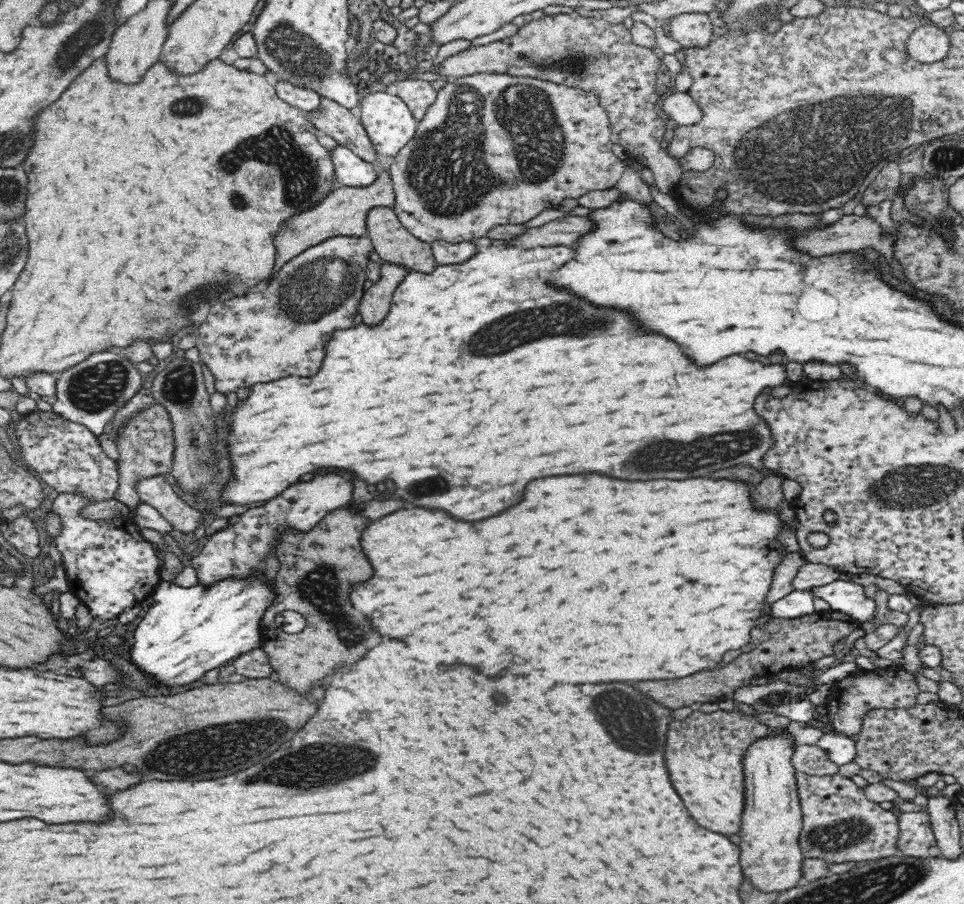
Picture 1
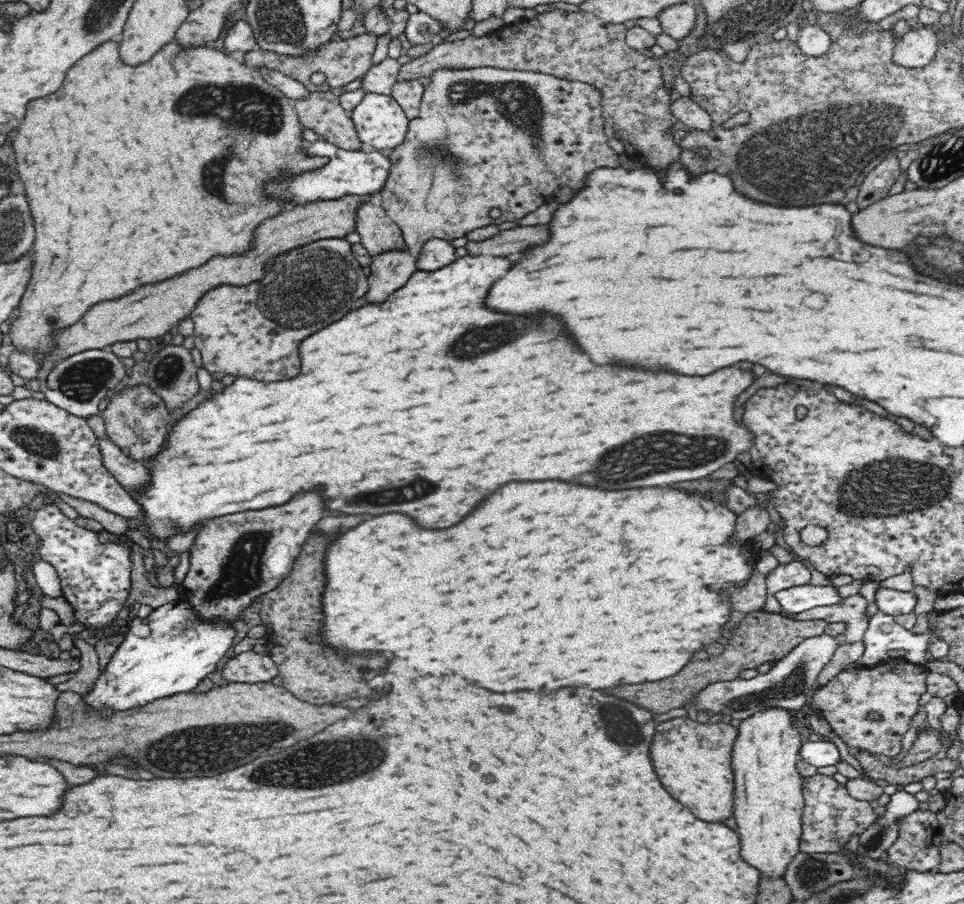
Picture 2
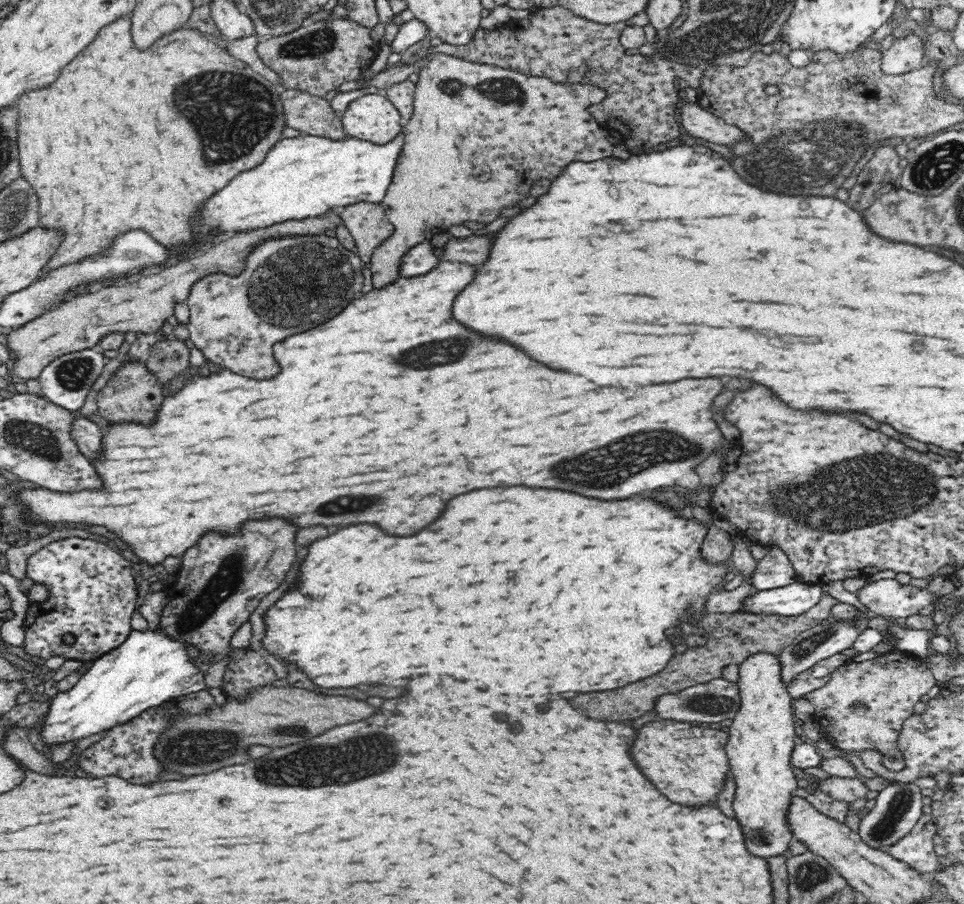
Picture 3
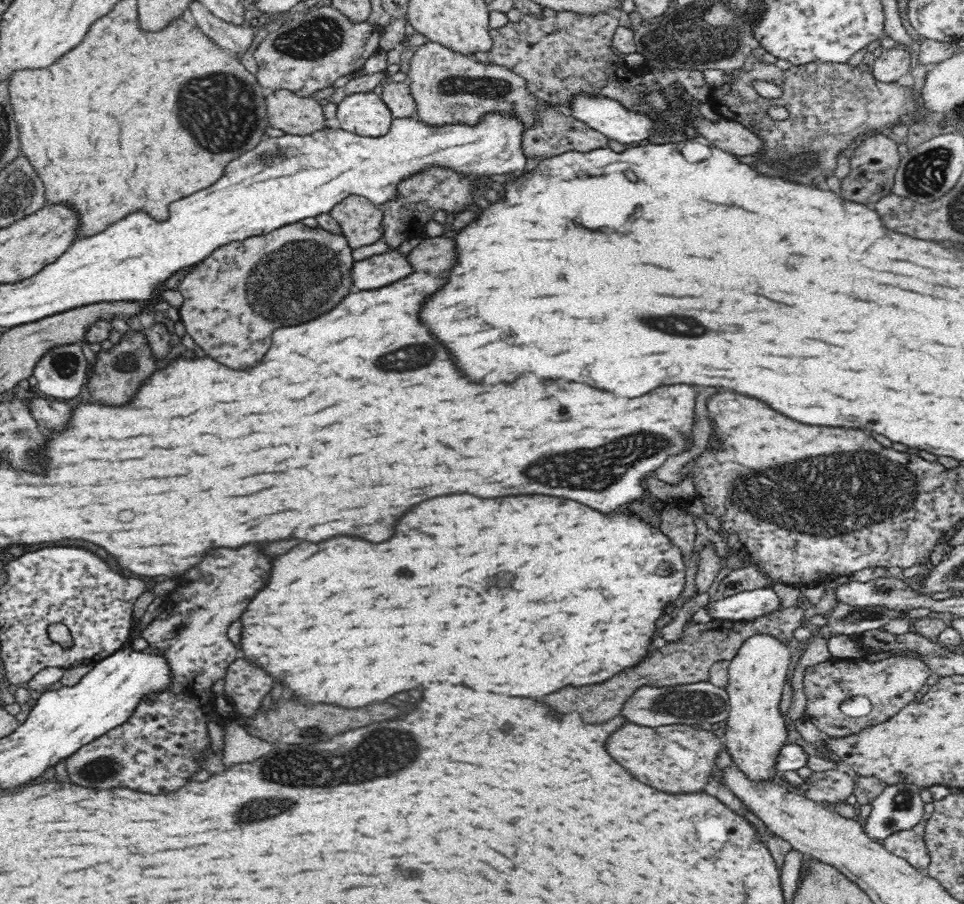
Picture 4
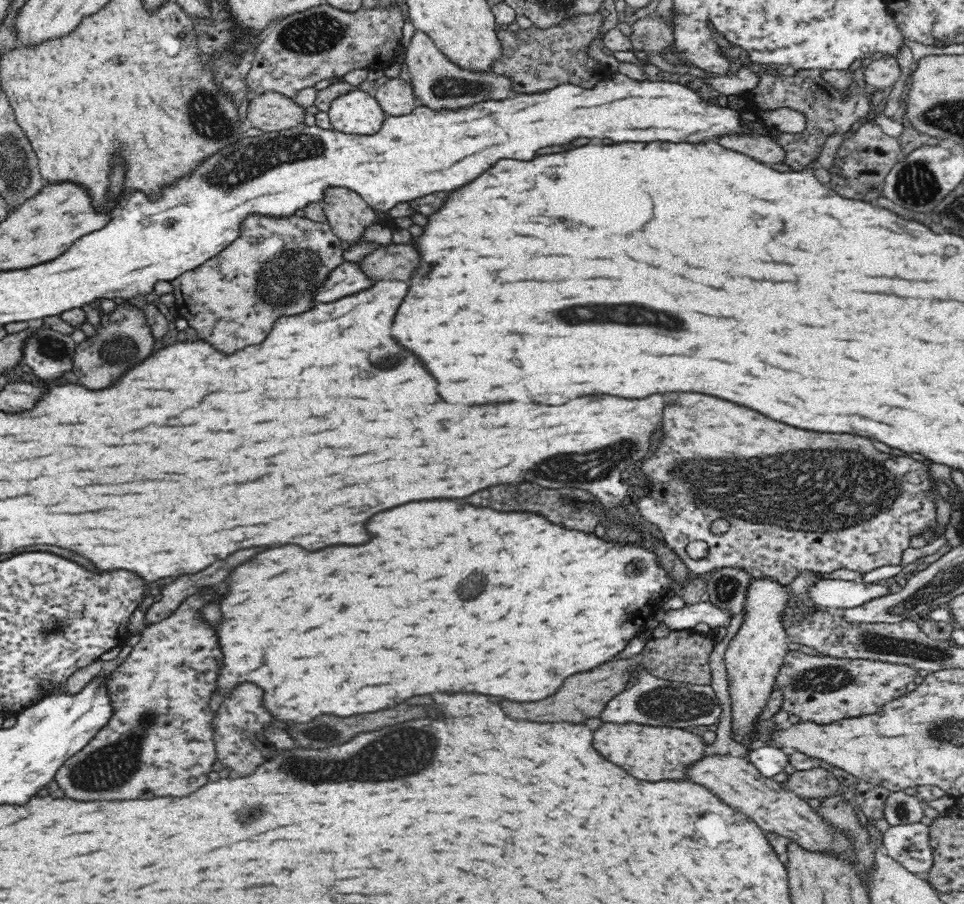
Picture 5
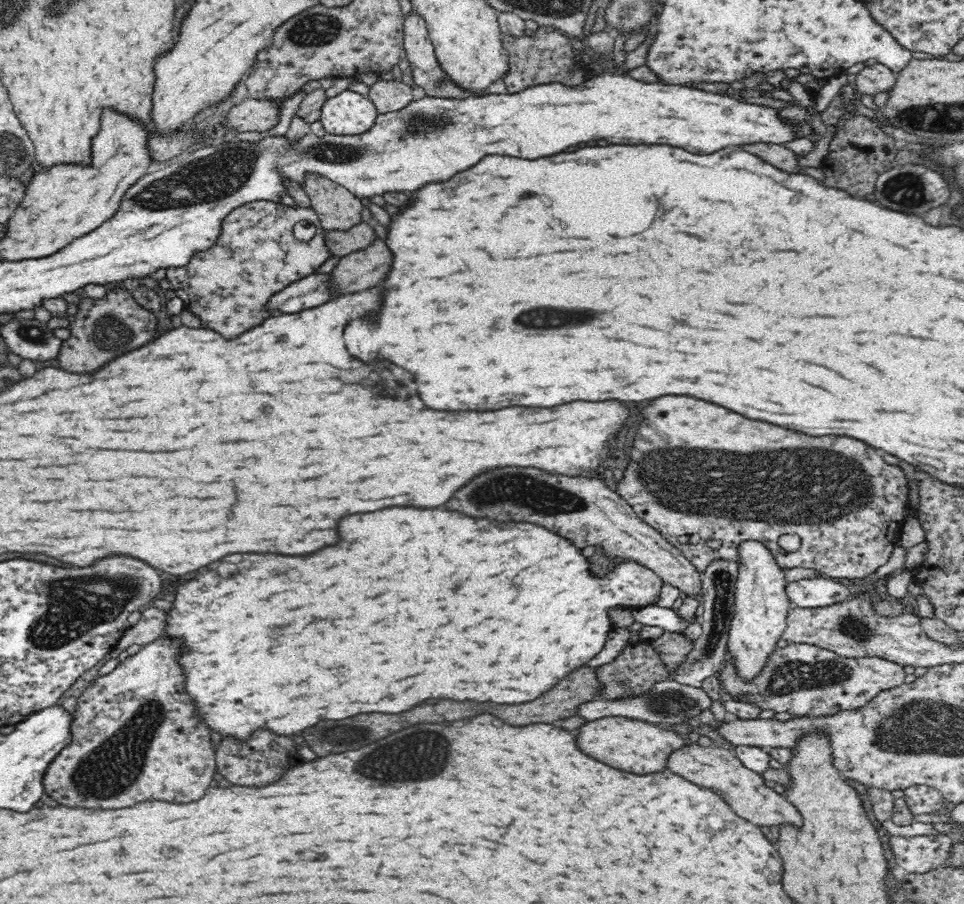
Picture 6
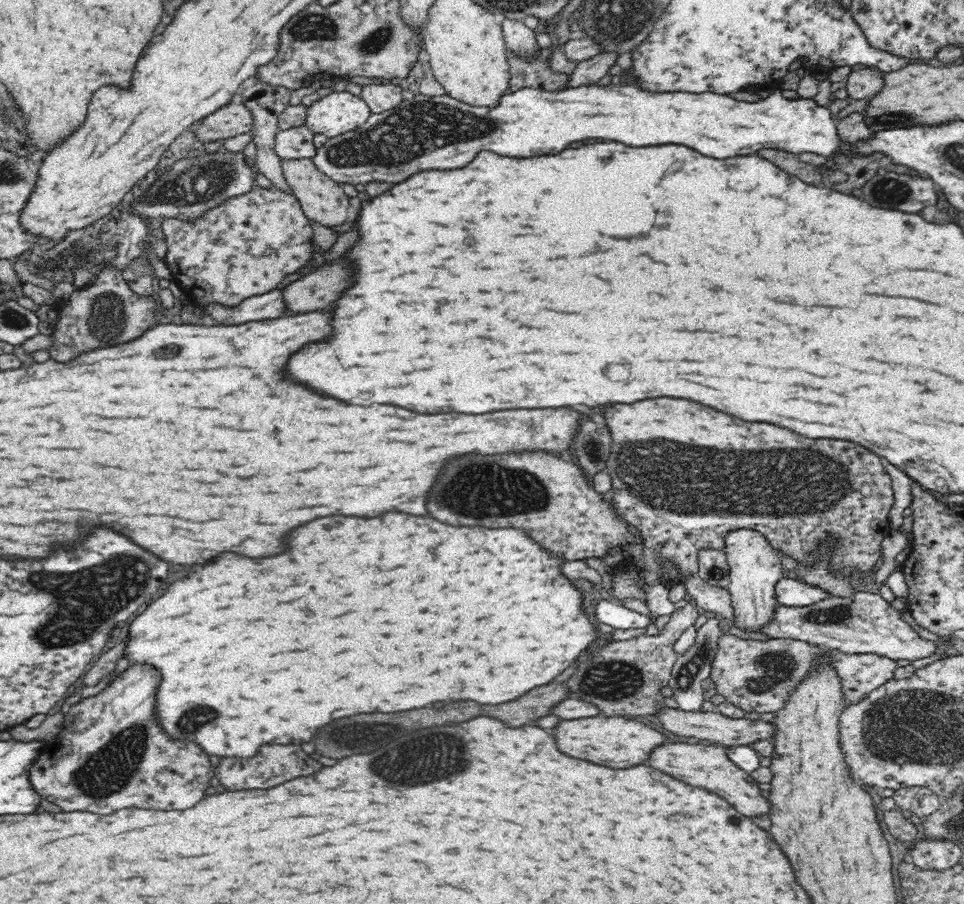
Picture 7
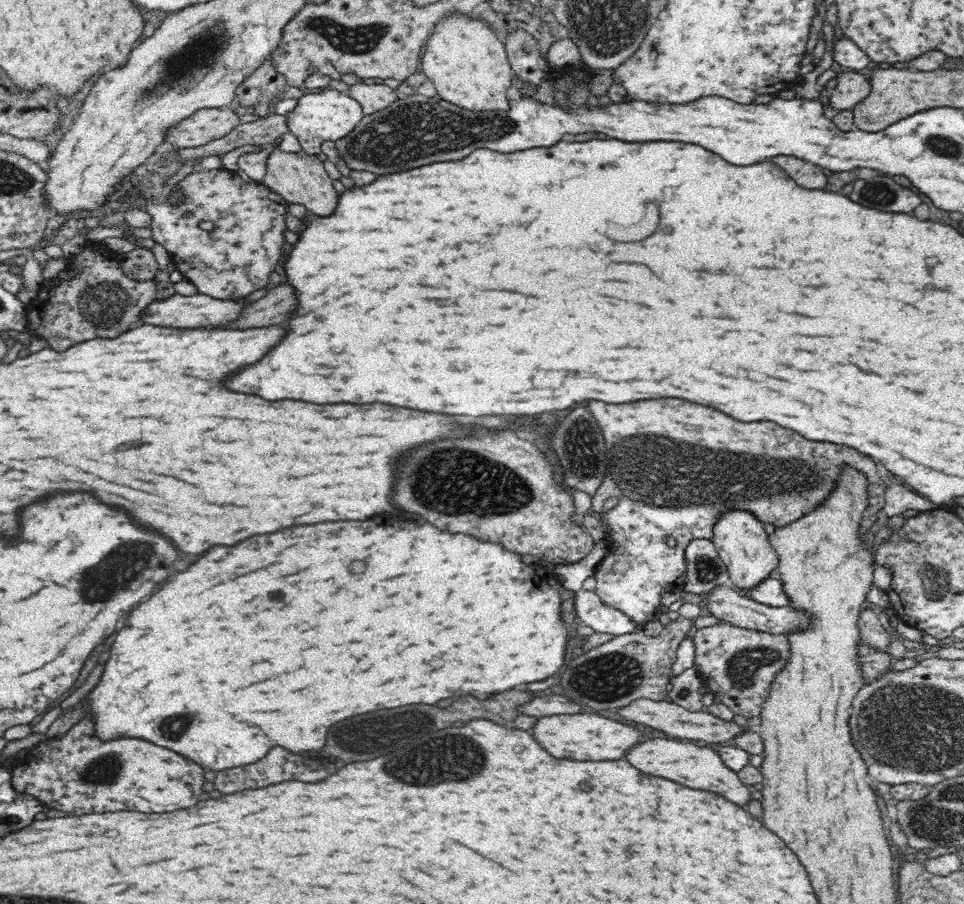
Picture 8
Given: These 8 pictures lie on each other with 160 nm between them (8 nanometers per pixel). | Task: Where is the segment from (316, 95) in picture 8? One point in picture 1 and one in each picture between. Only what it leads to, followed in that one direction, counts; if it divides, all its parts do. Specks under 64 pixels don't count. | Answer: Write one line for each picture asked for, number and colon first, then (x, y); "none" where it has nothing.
1: (387, 120)
2: (379, 120)
3: (372, 117)
4: (366, 114)
5: (358, 113)
6: (348, 113)
7: (339, 112)

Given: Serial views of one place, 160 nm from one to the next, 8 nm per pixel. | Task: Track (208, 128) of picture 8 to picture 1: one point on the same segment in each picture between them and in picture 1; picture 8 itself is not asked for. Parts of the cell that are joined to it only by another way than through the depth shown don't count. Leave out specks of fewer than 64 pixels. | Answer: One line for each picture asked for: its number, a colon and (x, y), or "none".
1: (330, 118)
2: (320, 112)
3: (311, 115)
4: (294, 115)
5: (270, 112)
6: (258, 115)
7: (234, 119)

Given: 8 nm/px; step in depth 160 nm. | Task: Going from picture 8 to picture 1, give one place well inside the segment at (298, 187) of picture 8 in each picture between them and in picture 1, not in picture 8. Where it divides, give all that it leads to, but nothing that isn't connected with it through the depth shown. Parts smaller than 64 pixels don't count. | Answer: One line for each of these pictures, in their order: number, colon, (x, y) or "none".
1: (393, 243)
2: (378, 233)
3: (368, 223)
4: (360, 221)
5: (346, 212)
6: (337, 208)
7: (322, 199)

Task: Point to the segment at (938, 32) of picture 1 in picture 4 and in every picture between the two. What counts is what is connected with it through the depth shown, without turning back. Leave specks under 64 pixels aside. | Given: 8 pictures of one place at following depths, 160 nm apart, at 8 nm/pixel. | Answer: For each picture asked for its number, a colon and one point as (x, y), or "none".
2: (917, 47)
3: (906, 54)
4: (890, 65)

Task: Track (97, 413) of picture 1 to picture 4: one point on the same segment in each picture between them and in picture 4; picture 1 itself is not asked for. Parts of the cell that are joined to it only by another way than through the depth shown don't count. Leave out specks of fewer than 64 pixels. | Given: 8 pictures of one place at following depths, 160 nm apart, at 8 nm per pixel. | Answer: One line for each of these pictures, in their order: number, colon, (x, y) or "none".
2: (78, 384)
3: (66, 381)
4: (61, 373)

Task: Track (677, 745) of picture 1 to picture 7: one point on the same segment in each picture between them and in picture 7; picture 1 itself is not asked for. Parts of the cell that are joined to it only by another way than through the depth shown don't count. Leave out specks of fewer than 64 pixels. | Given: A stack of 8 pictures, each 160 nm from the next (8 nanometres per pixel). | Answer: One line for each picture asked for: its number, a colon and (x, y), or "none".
2: (692, 760)
3: (688, 763)
4: (674, 758)
5: (651, 753)
6: (627, 744)
7: (619, 742)

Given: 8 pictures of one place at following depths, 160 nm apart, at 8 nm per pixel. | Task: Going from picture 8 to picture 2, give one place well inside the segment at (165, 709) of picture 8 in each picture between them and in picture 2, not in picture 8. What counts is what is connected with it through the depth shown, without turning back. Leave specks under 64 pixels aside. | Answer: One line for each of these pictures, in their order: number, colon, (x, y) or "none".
2: (545, 582)
3: (547, 591)
4: (529, 594)
5: (503, 603)
6: (431, 601)
7: (392, 613)

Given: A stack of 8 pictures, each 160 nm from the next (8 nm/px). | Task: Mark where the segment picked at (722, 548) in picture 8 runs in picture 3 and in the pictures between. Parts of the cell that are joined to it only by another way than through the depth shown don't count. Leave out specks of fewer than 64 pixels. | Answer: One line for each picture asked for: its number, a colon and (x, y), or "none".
3: (761, 735)
4: (755, 731)
5: (754, 656)
6: (761, 607)
7: (754, 564)

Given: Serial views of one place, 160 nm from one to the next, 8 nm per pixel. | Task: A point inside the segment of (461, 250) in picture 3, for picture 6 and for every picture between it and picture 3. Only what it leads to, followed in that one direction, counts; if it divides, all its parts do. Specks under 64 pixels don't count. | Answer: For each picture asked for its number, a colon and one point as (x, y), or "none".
4: (433, 255)
5: (392, 262)
6: (365, 268)

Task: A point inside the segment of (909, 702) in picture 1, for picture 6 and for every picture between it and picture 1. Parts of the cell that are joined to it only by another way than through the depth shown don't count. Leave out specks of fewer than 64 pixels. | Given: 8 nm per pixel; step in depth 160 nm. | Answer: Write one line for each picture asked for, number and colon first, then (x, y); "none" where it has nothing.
2: (869, 708)
3: (889, 685)
4: (889, 684)
5: (823, 689)
6: (803, 679)

